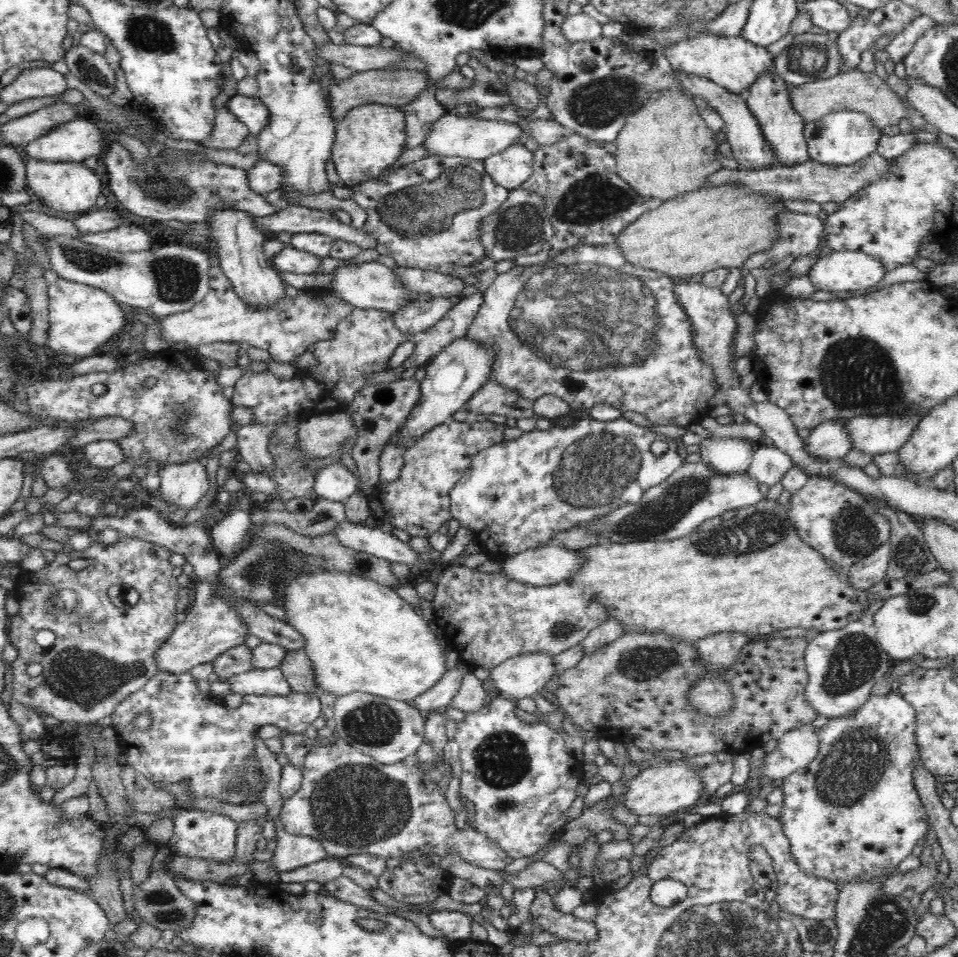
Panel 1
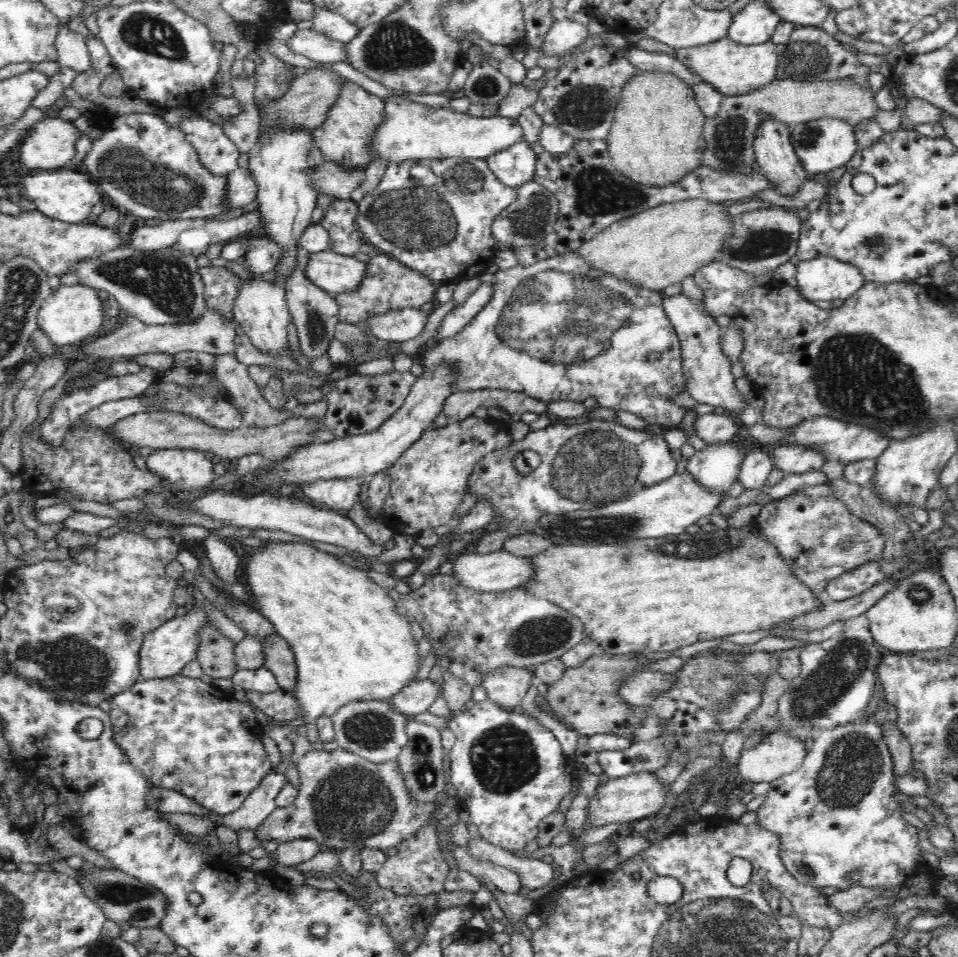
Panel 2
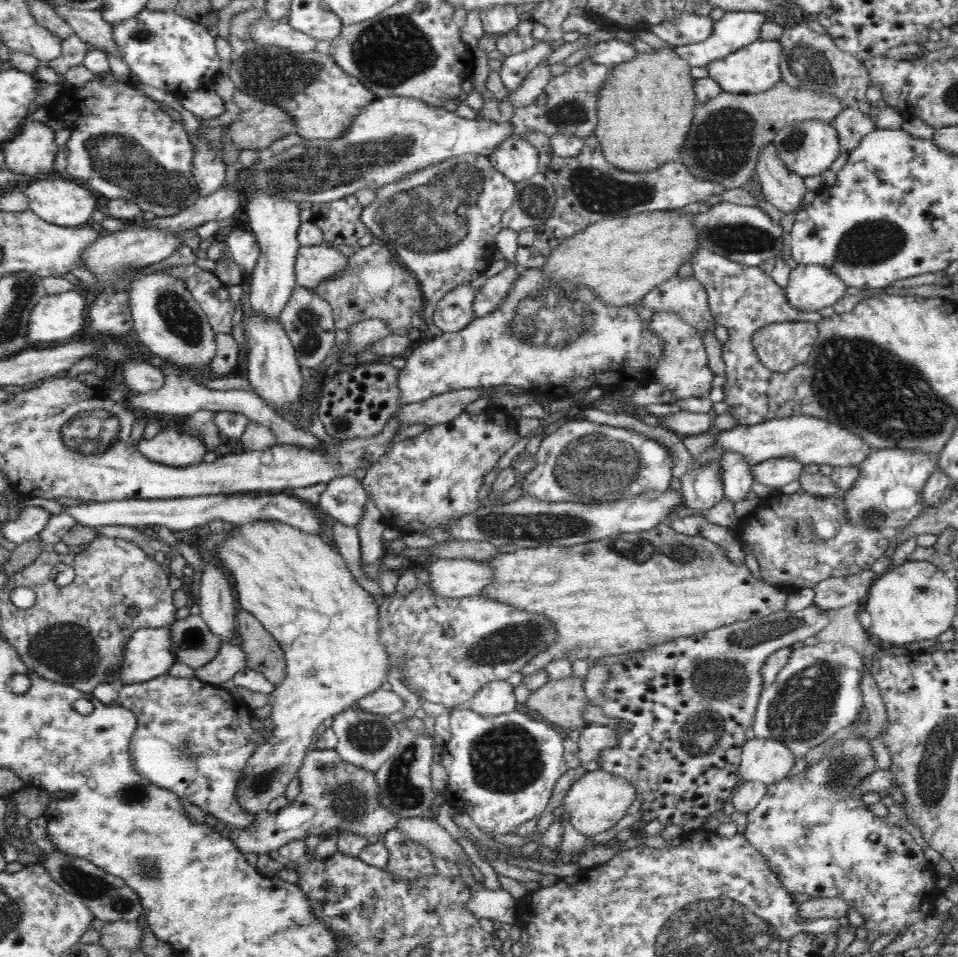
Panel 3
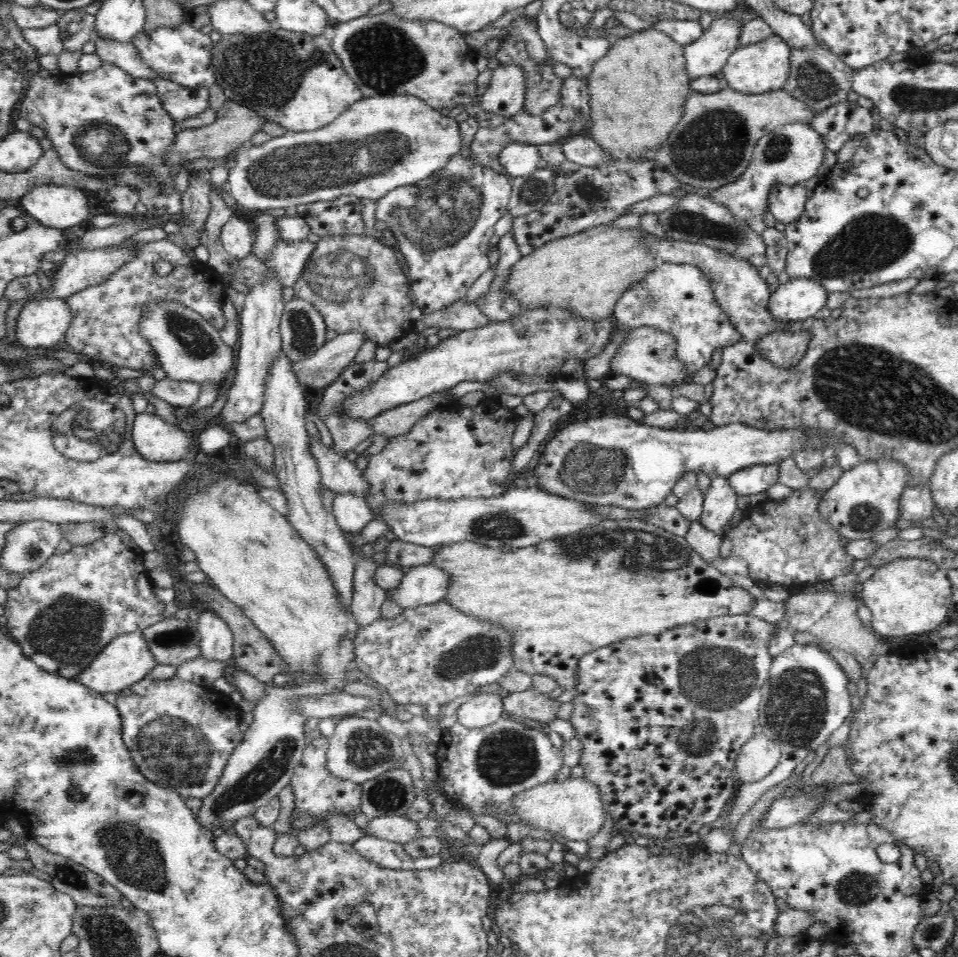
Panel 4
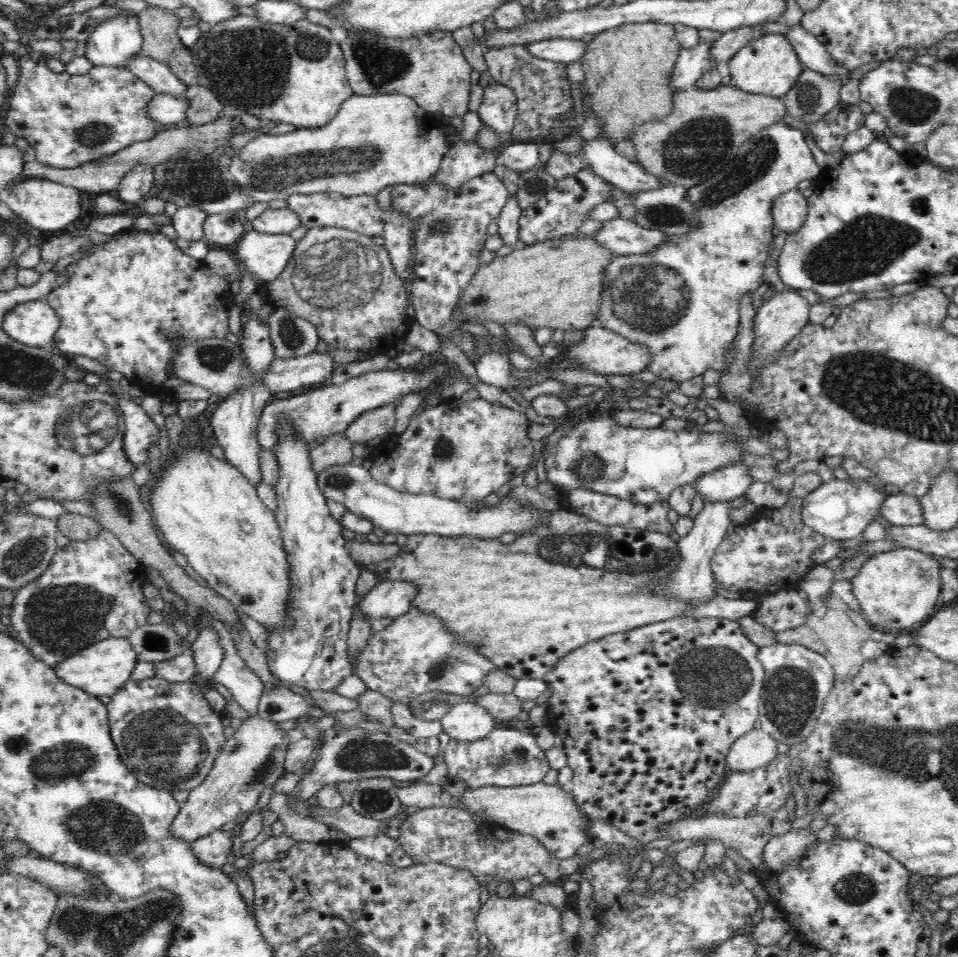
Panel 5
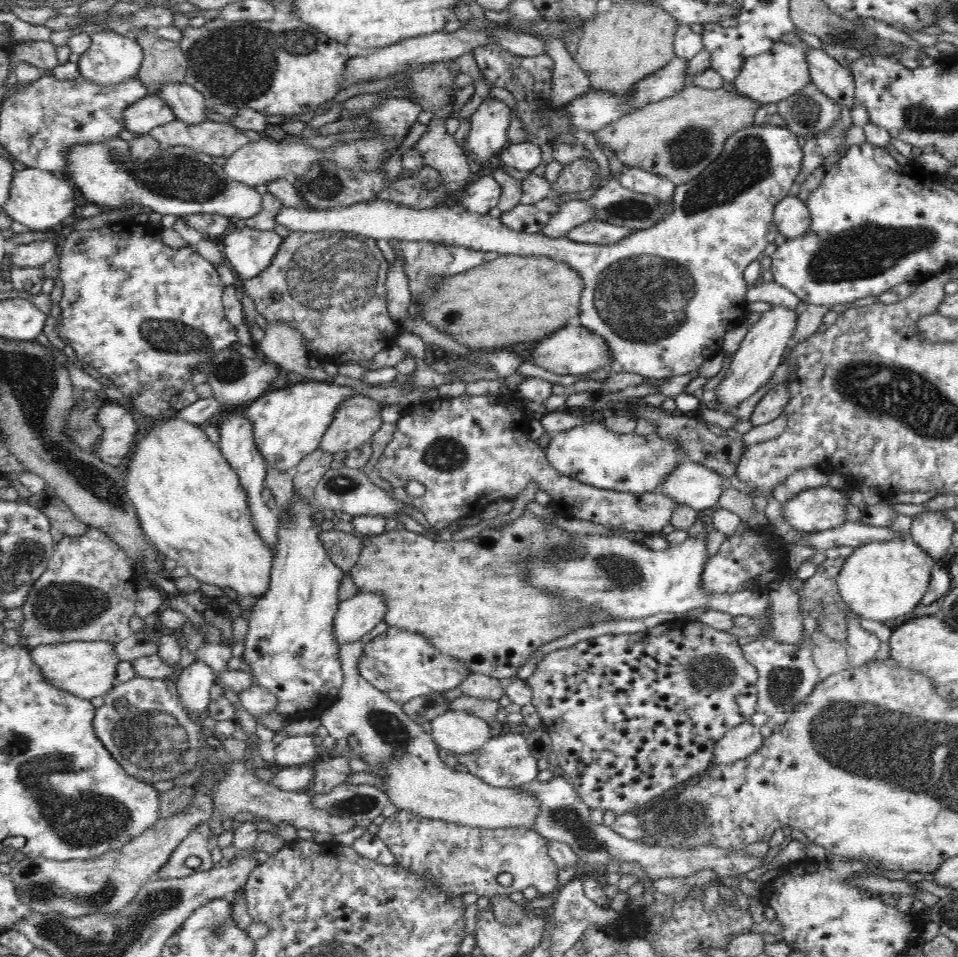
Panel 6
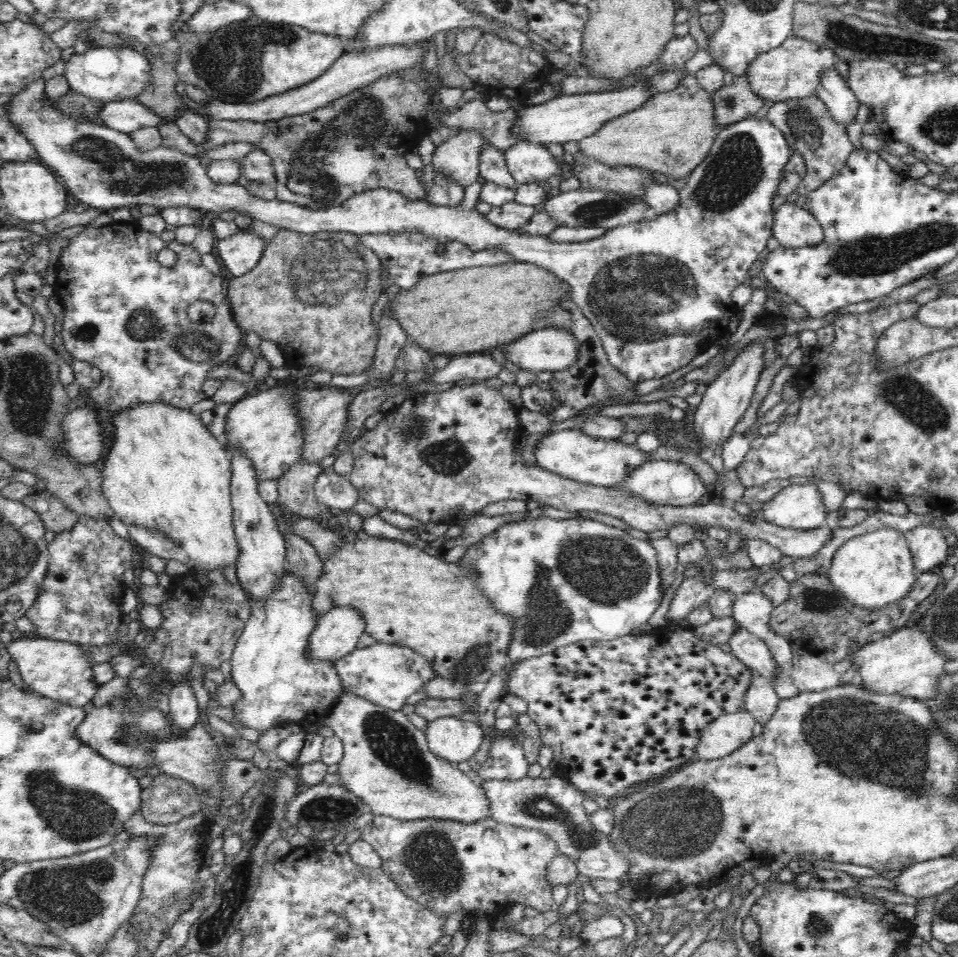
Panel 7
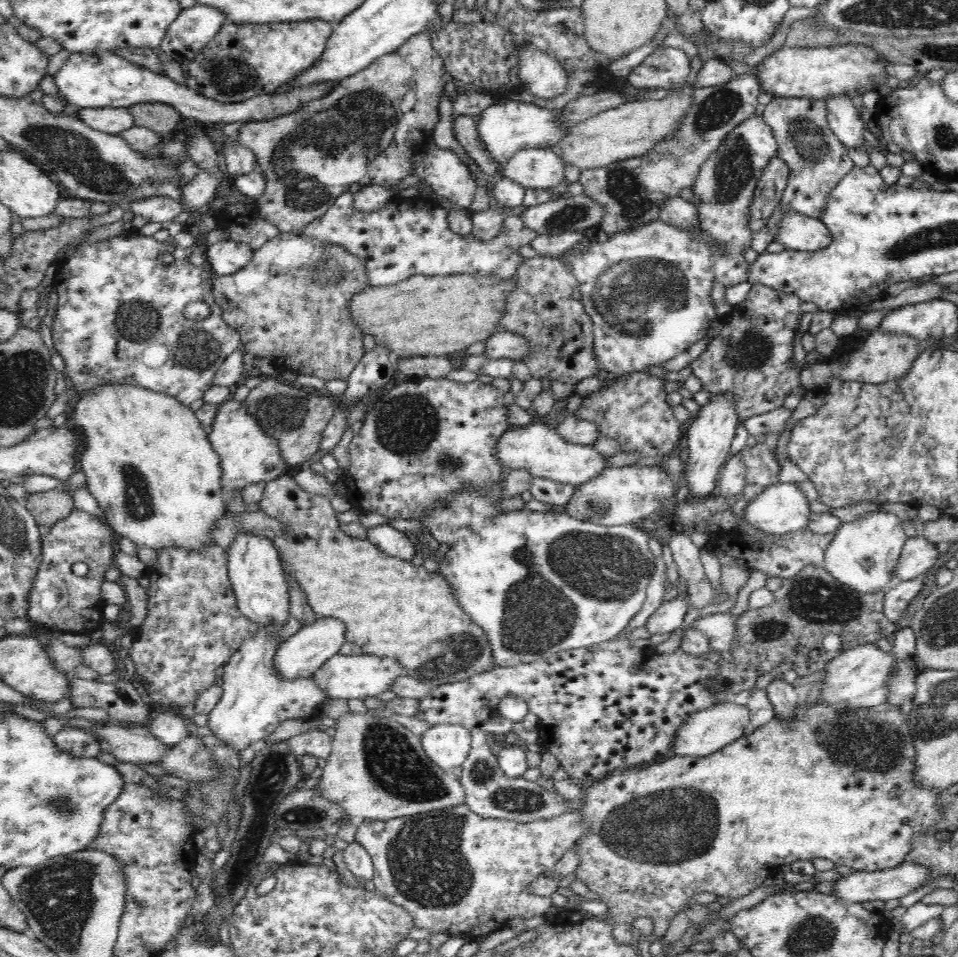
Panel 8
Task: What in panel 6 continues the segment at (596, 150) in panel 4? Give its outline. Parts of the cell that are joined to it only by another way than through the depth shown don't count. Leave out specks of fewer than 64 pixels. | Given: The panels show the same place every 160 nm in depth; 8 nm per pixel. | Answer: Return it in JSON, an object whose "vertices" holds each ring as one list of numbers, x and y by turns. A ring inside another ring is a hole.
{"vertices":[[626,165,626,168,616,176,618,176,618,181,622,183,622,186,637,193,651,194,659,198,661,202,667,202,668,204,670,204,670,198,673,198,677,187,666,177,646,172,640,167]]}

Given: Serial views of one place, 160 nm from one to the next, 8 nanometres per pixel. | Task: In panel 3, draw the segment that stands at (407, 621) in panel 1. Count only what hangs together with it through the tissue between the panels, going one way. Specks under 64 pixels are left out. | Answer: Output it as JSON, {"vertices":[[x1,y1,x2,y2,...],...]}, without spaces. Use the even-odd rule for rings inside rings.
{"vertices":[[252,522,252,524,242,524,242,526,233,527,232,530,228,532,226,540,224,540,220,546,216,546,216,556,214,557,219,560,225,572,230,574,230,578,232,578,232,582,234,582,233,587,236,588,238,603,242,605,242,609,256,617,263,624,263,627,279,642,287,664,287,673,284,680,275,685,275,689,271,692,270,700,268,701,270,706,272,706,270,712,272,729,264,734,266,742,260,744,258,748,254,748,252,756,250,756,246,766,243,768,242,776,237,782,235,790,235,797,238,804,240,804,246,812,257,815,259,812,266,812,268,805,274,798,284,795,288,784,298,776,297,772,304,762,306,753,312,748,312,738,314,738,316,728,318,728,319,724,322,724,326,718,333,718,337,714,344,712,344,710,349,709,352,707,351,704,354,704,362,697,380,688,388,687,386,680,388,672,390,672,389,660,385,646,379,641,378,614,380,614,380,607,376,605,374,596,362,588,359,585,360,582,355,581,352,573,346,568,346,561,342,558,342,555,338,553,331,544,328,544,325,538,301,532,298,528,293,528,282,522]]}

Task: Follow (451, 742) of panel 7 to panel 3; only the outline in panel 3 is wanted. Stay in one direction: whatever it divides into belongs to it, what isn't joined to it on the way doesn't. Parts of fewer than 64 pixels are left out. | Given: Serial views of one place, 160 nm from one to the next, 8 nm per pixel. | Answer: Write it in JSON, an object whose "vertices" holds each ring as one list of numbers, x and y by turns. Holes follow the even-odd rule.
{"vertices":[[505,680,485,684,469,701,468,707,482,716,498,716,521,708,514,697,514,687]]}

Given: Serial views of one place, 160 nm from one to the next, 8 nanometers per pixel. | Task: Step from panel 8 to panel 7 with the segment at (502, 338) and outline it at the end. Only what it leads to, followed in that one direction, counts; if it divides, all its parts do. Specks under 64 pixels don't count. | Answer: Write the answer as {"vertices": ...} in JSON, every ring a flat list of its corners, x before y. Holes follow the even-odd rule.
{"vertices":[[538,328,502,346,504,356,520,368,534,371,561,371,574,364,576,337,563,328]]}

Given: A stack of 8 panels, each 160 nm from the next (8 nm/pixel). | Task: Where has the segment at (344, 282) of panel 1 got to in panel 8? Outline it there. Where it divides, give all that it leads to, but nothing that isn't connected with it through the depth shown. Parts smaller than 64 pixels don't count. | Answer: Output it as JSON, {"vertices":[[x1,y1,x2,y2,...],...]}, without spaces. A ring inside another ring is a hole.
{"vertices":[[231,239,204,247,205,265,215,276,231,275,242,270,250,263,253,254,254,250,247,244]]}

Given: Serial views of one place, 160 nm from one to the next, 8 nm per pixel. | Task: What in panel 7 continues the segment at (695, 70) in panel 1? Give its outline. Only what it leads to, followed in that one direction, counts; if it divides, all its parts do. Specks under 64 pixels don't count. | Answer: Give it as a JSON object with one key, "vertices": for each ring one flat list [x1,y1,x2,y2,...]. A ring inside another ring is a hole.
{"vertices":[[791,37,765,54,760,54,748,68,746,75,756,96,772,102,806,98,816,95,822,73,836,69,838,54,809,40]]}

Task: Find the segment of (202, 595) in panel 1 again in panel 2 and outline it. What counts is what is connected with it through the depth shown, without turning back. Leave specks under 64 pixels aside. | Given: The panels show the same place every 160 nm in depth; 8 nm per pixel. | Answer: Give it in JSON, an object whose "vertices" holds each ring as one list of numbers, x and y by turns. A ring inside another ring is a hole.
{"vertices":[[193,607,185,616,174,618,147,632,143,636,142,646,139,650,140,678,168,678,180,673,188,662,195,660,199,645,198,635,206,623,210,623,206,610,203,607]]}

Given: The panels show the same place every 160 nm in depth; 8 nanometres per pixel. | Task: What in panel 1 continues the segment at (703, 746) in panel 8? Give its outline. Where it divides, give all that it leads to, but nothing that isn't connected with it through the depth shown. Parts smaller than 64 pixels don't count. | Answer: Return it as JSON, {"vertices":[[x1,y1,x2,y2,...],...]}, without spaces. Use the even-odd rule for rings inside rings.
{"vertices":[[812,722,800,724,778,739,778,746,763,758,761,776,767,782,777,782,800,771,818,755,820,740]]}

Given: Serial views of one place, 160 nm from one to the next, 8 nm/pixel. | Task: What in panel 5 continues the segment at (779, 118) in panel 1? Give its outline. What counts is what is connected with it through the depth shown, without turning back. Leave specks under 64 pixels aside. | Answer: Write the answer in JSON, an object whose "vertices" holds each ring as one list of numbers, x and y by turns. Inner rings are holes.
{"vertices":[[797,188,776,197,771,206,774,224,788,234,802,228,807,210,807,198]]}

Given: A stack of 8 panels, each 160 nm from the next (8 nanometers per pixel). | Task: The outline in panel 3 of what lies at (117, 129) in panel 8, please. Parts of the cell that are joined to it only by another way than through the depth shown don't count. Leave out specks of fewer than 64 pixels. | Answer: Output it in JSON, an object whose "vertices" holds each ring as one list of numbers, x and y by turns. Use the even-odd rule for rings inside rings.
{"vertices":[[199,88,185,92,182,106,196,119,216,119,224,112,224,101,213,88]]}

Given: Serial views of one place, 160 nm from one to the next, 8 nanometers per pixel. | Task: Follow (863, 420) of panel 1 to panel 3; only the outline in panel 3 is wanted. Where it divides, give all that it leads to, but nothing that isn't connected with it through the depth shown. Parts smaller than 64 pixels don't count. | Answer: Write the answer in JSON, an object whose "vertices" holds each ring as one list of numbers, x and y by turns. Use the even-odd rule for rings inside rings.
{"vertices":[[806,415,725,429,716,436,713,446,726,454,737,452,748,461,748,465,753,466,771,459,787,459,802,465,814,463,833,467,859,466,872,452,871,446,853,432,829,420]]}

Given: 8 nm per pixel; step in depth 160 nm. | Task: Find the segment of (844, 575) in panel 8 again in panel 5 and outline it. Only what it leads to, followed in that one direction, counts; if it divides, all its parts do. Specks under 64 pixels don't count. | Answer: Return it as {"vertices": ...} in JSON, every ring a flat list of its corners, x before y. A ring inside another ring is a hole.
{"vertices":[[900,548,872,555,851,578,854,597,858,599,860,613,874,628,894,628,901,630,914,628,922,624,928,617,934,616,934,607,939,602,941,593,939,563,931,554,912,548]]}

